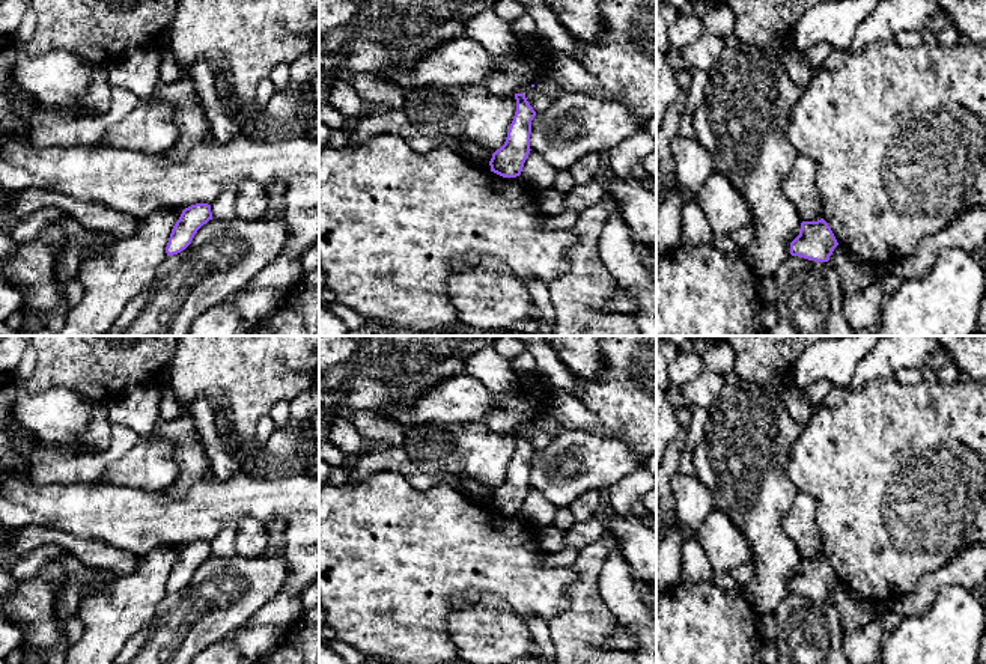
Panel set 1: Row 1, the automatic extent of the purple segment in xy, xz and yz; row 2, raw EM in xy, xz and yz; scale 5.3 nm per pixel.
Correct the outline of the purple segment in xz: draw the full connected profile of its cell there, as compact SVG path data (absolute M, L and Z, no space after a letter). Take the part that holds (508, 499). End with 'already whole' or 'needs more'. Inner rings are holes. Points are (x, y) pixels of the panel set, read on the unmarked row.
M515 431L516 449L509 464L504 482L492 491L491 509L503 515L521 512L524 500L530 491L531 458L536 449L528 441L524 431Z; already whole

